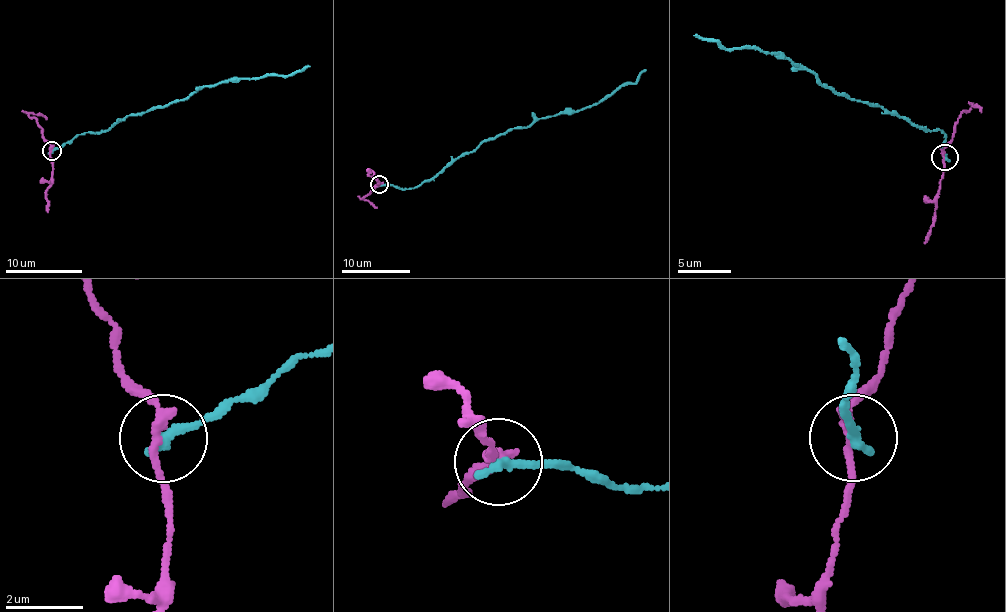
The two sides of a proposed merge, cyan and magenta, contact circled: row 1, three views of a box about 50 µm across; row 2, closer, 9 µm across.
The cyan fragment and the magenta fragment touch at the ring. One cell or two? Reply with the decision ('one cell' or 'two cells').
two cells

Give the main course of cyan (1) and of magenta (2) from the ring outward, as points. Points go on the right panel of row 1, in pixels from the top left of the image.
1: (944, 156), (939, 130), (850, 98), (767, 52), (694, 36)
2: (944, 156), (945, 143), (954, 135), (955, 122), (971, 107), (979, 106), (980, 111)

